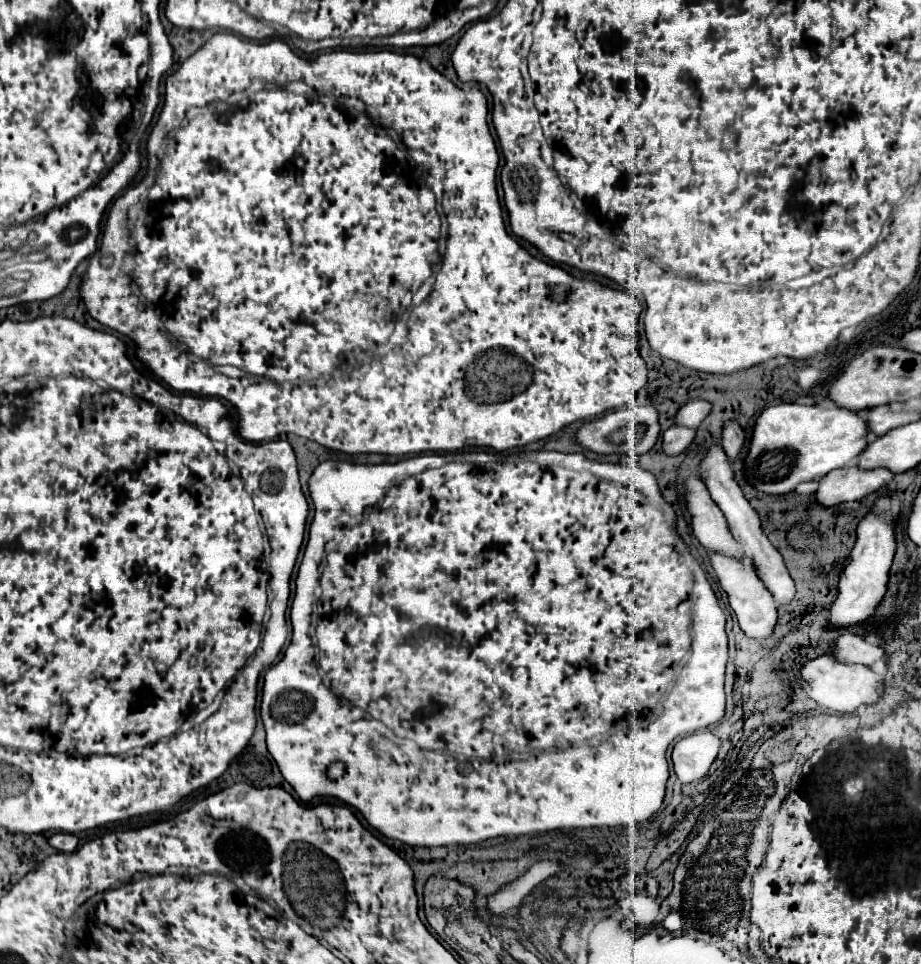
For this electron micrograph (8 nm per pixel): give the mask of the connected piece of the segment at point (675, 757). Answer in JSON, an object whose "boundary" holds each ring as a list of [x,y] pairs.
{"boundary":[[[708,730],[682,738],[672,750],[672,762],[678,780],[690,784],[694,780],[704,778],[712,762],[716,760],[718,750],[720,740]]]}

